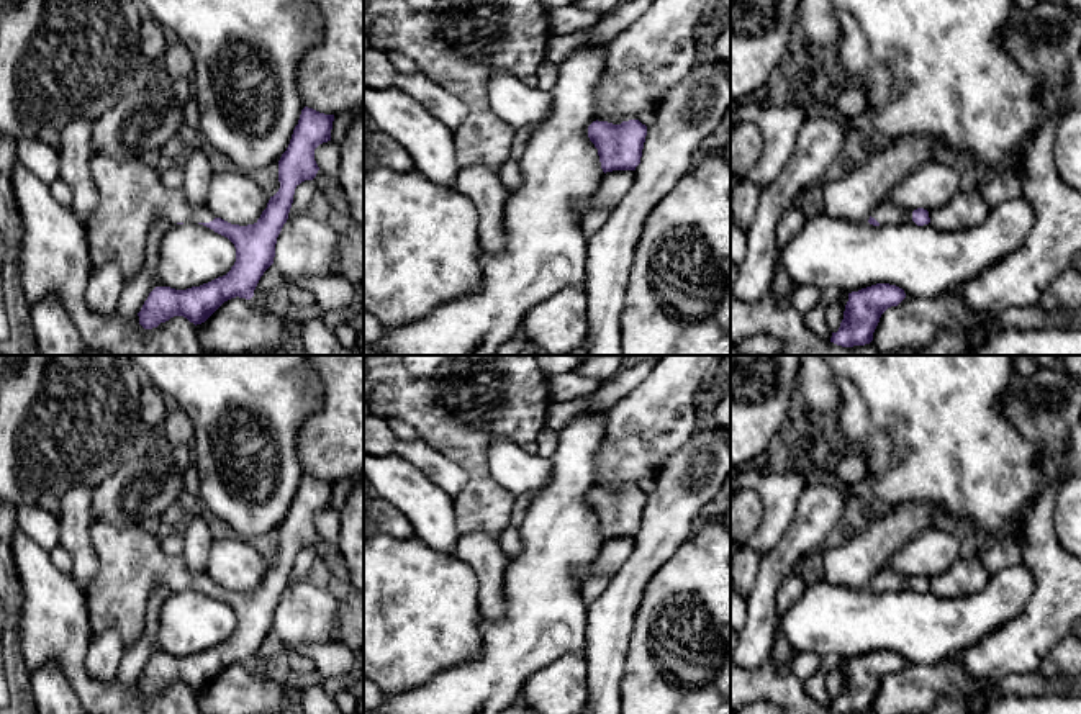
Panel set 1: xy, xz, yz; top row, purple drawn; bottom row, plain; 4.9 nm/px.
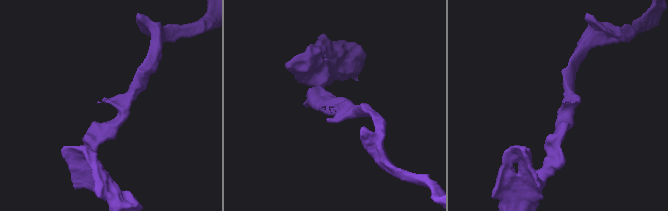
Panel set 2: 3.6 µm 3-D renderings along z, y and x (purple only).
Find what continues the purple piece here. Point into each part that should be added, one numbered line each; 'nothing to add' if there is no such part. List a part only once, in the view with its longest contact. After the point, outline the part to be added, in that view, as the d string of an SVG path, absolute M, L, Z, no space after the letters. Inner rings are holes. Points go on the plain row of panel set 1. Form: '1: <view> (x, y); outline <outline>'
1: xy (131, 562); outline M93 521L90 540L98 560L98 570L84 588L88 606L92 635L105 629L116 629L124 648L129 648L144 632L149 593L156 586L177 590L210 590L216 583L203 572L192 572L182 557L172 557L161 547L161 539L141 526L115 527L105 521Z

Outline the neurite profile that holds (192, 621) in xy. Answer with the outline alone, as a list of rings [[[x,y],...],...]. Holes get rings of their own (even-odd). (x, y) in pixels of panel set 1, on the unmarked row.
[[[198,590],[170,591],[161,609],[157,653],[187,657],[226,642],[236,629],[234,611]]]

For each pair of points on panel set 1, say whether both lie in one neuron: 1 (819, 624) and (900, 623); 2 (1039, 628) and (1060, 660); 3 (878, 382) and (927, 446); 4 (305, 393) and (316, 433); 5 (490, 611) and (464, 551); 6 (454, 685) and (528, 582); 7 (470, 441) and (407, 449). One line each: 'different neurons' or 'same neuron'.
1: same neuron
2: different neurons
3: same neuron
4: different neurons
5: same neuron
6: same neuron
7: different neurons

